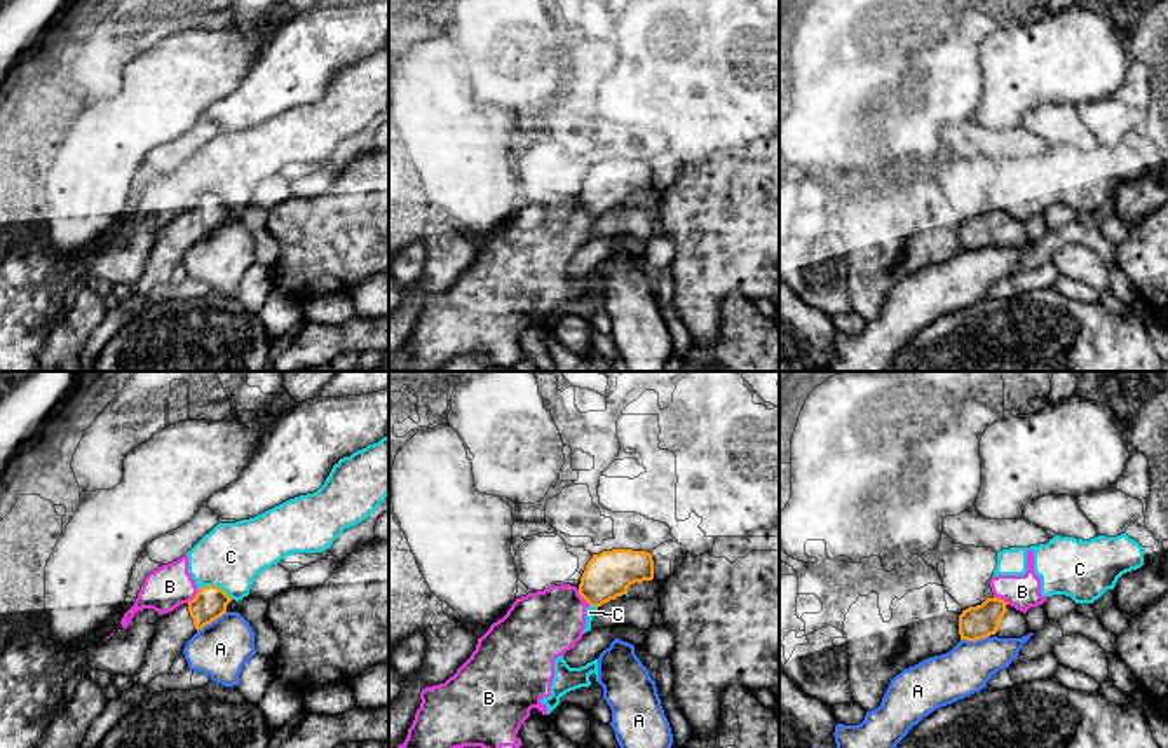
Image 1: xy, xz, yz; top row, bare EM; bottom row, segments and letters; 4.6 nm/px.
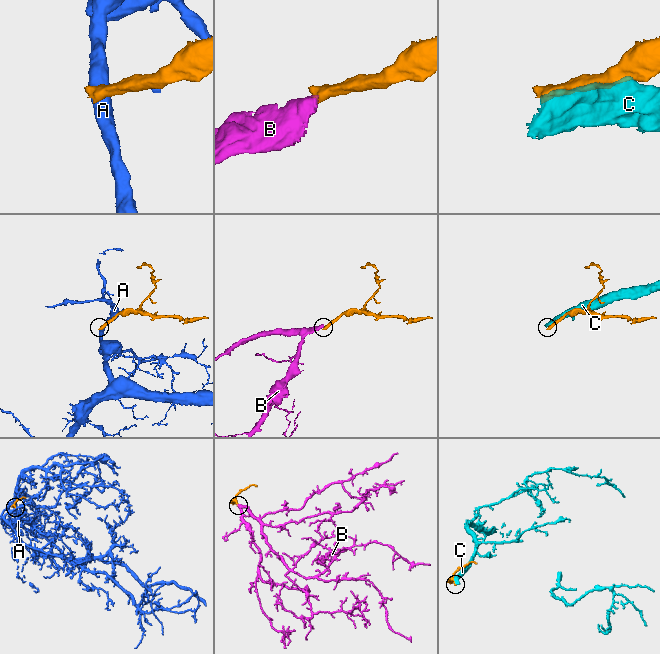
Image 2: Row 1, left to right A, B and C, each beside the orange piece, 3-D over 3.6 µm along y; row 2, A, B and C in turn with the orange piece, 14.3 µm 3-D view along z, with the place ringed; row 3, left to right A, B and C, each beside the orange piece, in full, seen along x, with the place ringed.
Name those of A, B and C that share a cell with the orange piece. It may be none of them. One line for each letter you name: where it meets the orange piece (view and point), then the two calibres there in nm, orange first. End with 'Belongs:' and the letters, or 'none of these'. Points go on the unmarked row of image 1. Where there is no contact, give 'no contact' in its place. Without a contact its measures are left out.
Belongs: none of these

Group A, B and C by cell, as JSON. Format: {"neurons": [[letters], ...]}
{"neurons": [["A"], ["B", "C"]]}

